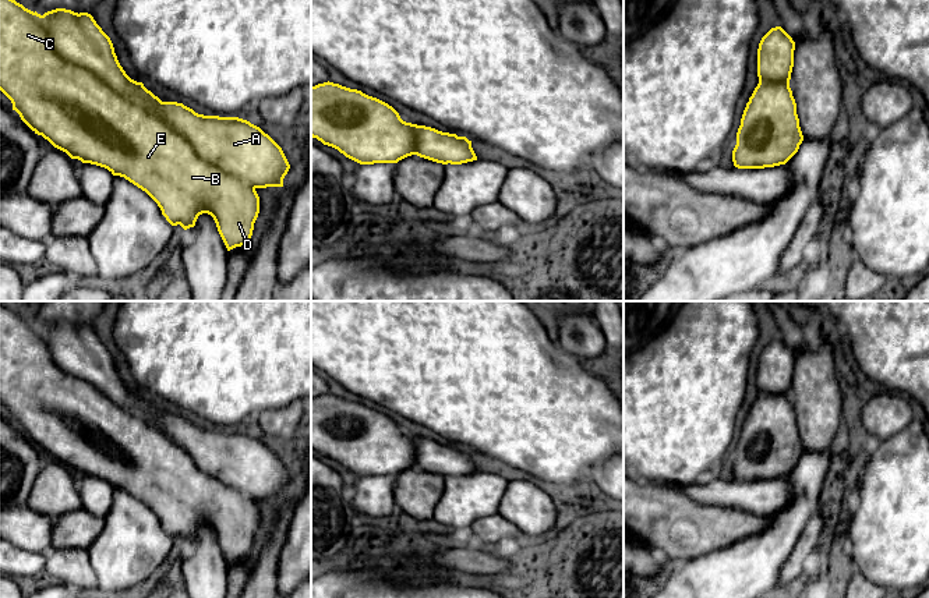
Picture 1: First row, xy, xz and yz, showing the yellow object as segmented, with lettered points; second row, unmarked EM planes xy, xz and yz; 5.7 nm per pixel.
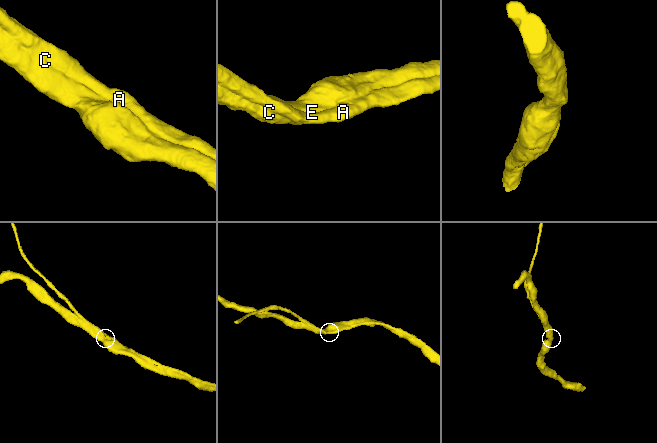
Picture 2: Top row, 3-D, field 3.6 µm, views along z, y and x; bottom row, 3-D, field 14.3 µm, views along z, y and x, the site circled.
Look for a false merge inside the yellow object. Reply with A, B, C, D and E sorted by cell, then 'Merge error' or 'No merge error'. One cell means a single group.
Groups: A B C D E. No merge error

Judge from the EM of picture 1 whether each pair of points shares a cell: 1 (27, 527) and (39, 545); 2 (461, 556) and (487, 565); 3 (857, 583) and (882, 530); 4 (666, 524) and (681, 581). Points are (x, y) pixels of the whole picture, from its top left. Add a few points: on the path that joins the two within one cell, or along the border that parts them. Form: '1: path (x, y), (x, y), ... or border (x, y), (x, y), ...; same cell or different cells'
1: path (31, 531), (39, 541); same cell
2: path (467, 559), (480, 561); same cell
3: border (855, 568), (875, 583); different cells
4: border (707, 551), (677, 561), (673, 565); different cells

